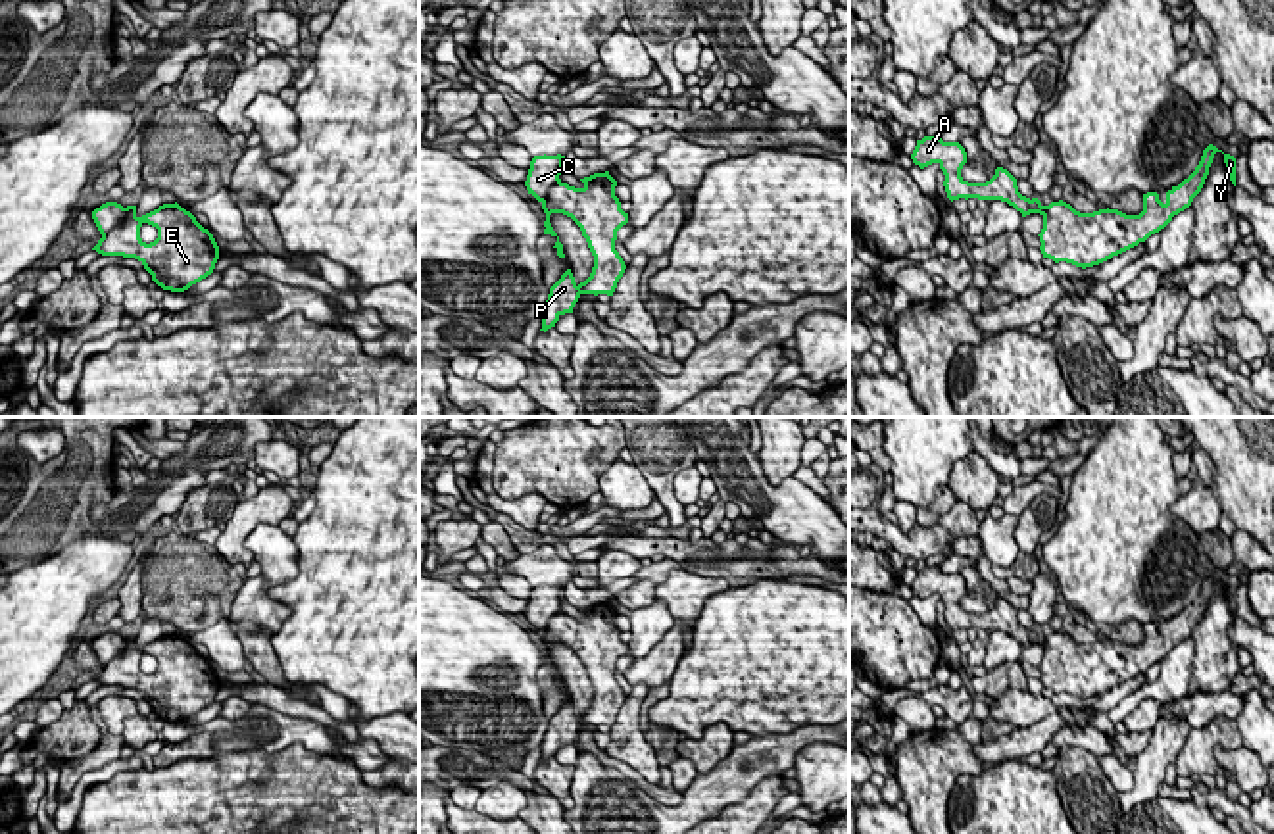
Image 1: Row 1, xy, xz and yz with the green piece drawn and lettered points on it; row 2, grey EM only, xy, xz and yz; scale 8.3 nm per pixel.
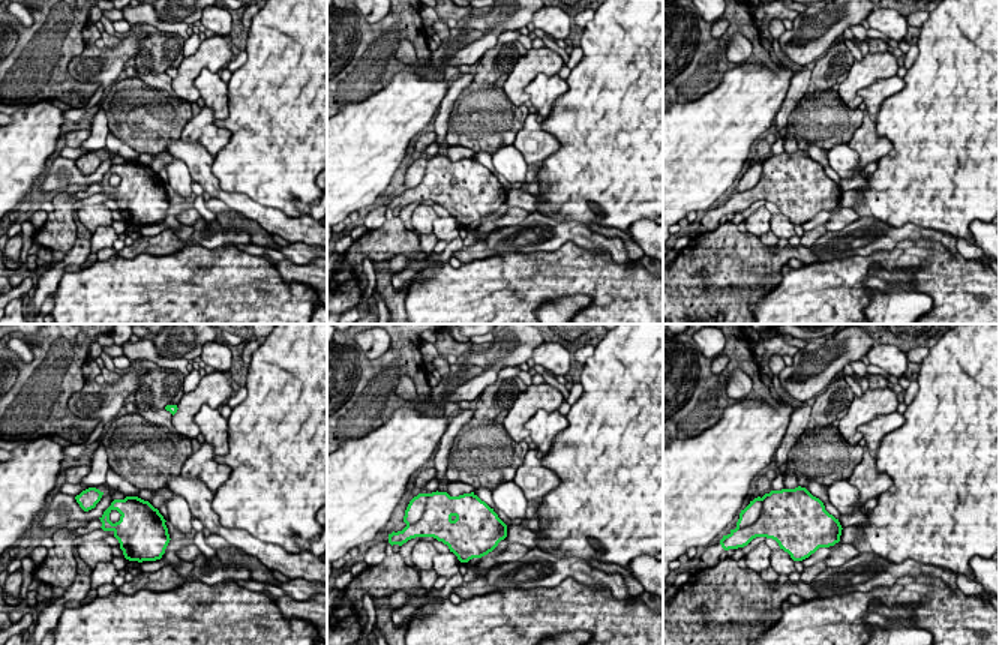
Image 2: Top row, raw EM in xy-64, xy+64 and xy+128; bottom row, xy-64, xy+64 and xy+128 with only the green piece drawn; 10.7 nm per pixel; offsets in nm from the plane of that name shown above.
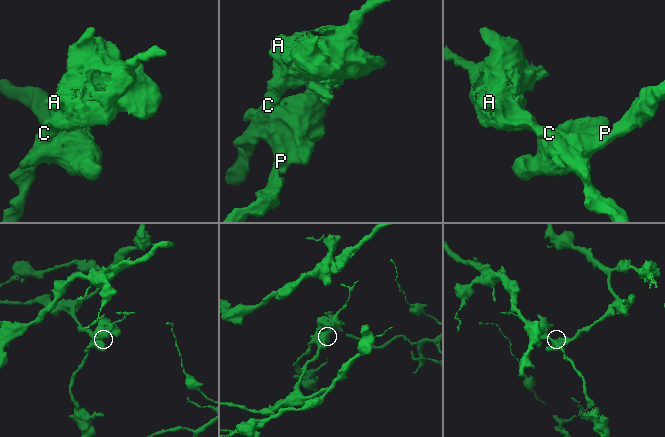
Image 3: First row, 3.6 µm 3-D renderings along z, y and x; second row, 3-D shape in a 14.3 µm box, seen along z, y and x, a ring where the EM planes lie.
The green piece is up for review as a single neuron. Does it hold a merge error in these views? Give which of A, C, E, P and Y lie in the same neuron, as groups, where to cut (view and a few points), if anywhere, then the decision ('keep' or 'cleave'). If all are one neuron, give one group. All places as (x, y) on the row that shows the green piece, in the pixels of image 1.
A C / E P Y; cut in xy along (125, 208), (120, 221), (102, 237); cleave

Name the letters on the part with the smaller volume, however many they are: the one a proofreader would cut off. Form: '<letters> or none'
A, C

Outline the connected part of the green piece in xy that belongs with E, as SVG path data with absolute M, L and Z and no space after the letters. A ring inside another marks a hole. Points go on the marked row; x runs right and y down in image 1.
M177 202L163 204L142 217L136 215L136 206L127 206L121 223L92 250L102 256L138 259L152 281L171 292L184 292L211 275L219 259L213 234ZM144 223L158 229L158 238L150 244L140 238Z

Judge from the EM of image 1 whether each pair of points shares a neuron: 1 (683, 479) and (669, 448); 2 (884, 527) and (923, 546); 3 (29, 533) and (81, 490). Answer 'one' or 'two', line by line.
1: two
2: one
3: one

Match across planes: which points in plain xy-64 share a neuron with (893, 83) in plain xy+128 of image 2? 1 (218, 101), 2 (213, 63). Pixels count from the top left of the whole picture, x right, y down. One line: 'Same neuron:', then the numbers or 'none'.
Same neuron: 1

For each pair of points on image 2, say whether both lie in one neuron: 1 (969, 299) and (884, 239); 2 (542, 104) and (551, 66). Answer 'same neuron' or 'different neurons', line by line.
1: different neurons
2: different neurons

